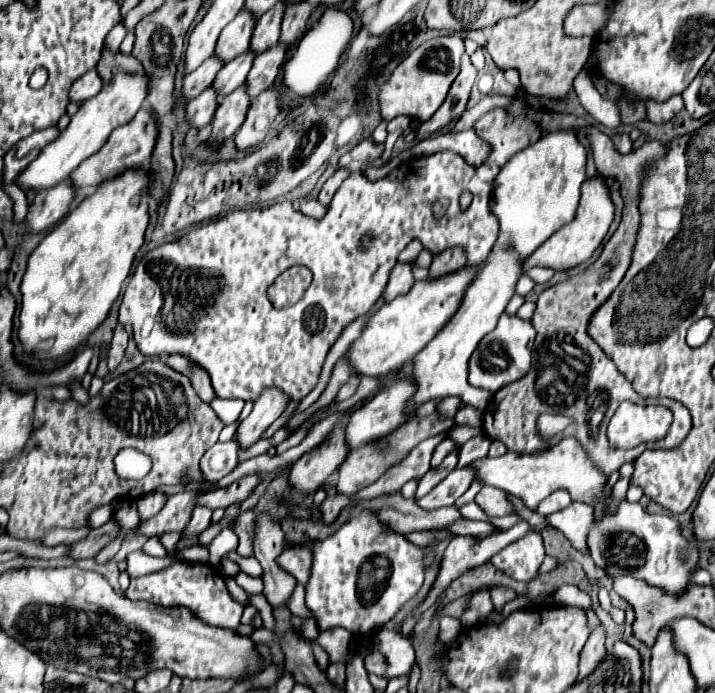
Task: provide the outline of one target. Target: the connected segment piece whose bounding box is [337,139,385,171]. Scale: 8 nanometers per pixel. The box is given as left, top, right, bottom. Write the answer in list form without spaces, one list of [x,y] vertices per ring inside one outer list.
[[[363,139],[355,149],[351,149],[339,159],[337,167],[347,168],[350,171],[364,169],[369,163],[377,161],[383,155],[383,151],[385,151],[383,145],[375,145],[371,139]]]

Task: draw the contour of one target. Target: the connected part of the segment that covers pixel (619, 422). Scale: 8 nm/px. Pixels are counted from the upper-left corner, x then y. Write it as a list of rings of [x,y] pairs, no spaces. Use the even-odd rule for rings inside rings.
[[[621,403],[607,427],[610,445],[619,449],[631,449],[647,441],[659,441],[665,437],[673,421],[673,413],[661,405],[635,405]]]

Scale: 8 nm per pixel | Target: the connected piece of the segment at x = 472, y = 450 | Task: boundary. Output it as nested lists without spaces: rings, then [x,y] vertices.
[[[479,435],[479,437],[473,437],[469,439],[461,453],[459,453],[459,465],[457,467],[465,467],[477,459],[483,459],[487,457],[487,451],[489,451],[489,445],[491,445],[491,439],[487,435]]]

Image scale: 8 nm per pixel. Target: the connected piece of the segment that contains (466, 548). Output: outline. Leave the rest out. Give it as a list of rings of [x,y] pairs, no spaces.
[[[517,523],[517,525],[511,527],[509,531],[493,531],[493,533],[487,535],[487,537],[453,537],[451,543],[449,543],[449,547],[447,547],[447,551],[445,551],[445,555],[443,555],[443,563],[441,563],[441,569],[439,569],[439,575],[437,575],[437,581],[435,581],[433,589],[429,591],[427,599],[423,601],[423,605],[419,605],[419,607],[413,611],[413,615],[421,615],[423,611],[431,609],[431,607],[435,605],[435,601],[437,601],[437,595],[443,591],[443,587],[447,587],[447,585],[449,585],[453,579],[457,579],[461,573],[465,573],[465,571],[469,571],[469,569],[473,569],[473,567],[477,567],[477,565],[487,563],[489,557],[493,557],[495,553],[499,553],[505,545],[509,545],[509,543],[517,541],[519,537],[523,537],[527,531],[529,531],[529,525],[527,525],[527,523]]]

